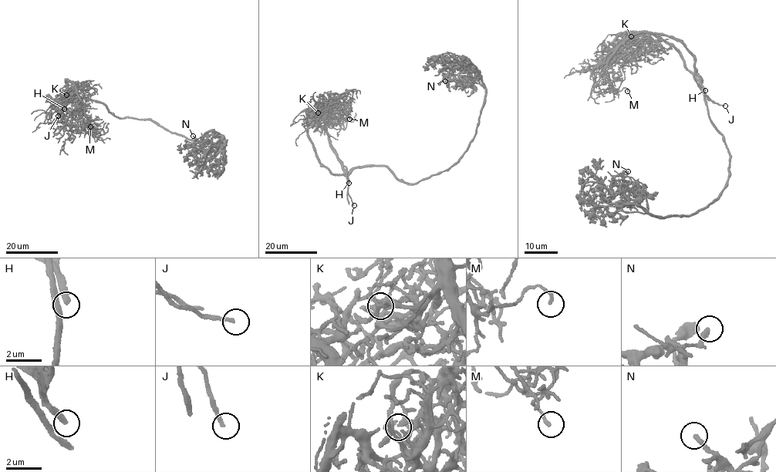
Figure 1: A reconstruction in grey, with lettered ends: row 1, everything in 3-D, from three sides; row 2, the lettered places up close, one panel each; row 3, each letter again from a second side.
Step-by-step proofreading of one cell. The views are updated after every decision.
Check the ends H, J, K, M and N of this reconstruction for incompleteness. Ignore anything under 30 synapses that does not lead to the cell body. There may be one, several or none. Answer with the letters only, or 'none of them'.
H, J

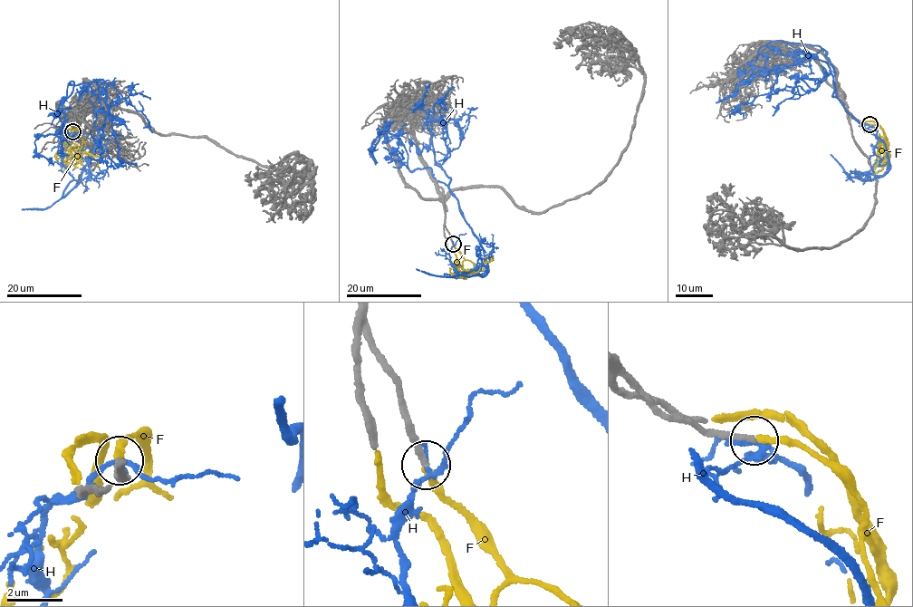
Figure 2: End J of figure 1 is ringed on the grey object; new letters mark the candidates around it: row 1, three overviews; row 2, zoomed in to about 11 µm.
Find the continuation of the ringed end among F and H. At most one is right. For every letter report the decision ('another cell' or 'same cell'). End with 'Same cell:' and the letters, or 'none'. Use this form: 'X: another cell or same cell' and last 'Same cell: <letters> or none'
F: same cell
H: another cell
Same cell: F

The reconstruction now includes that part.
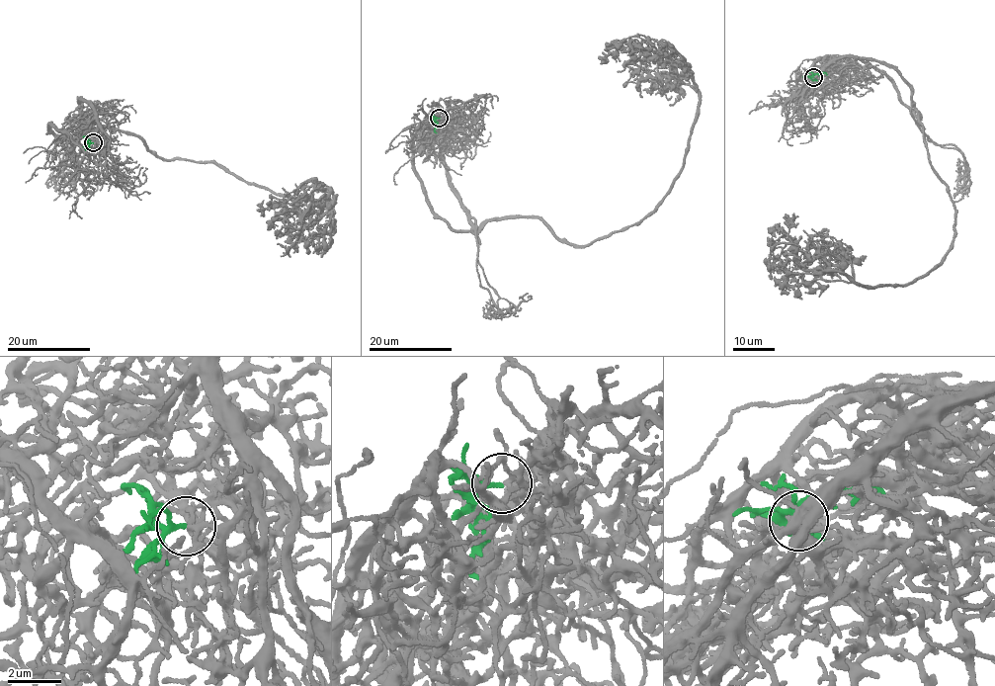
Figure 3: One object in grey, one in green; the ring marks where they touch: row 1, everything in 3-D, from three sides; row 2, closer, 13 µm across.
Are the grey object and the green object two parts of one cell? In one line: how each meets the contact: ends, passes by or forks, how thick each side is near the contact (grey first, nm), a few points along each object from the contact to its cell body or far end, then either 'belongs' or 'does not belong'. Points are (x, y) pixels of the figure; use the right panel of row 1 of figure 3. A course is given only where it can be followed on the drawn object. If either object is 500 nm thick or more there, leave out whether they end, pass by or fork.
grey forks; green forks; calibres 150 and 140 nm; course grey (813, 78), (854, 55), (895, 70), (956, 232), (928, 272), (875, 287), (768, 230); course green (813, 78), (813, 74), (827, 75); belongs

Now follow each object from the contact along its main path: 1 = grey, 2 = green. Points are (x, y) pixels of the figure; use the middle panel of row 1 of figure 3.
1: (440, 118), (450, 188), (475, 225), (526, 215), (592, 244), (667, 193), (699, 100), (652, 52), (606, 45)
2: (440, 118), (436, 119), (437, 132)

